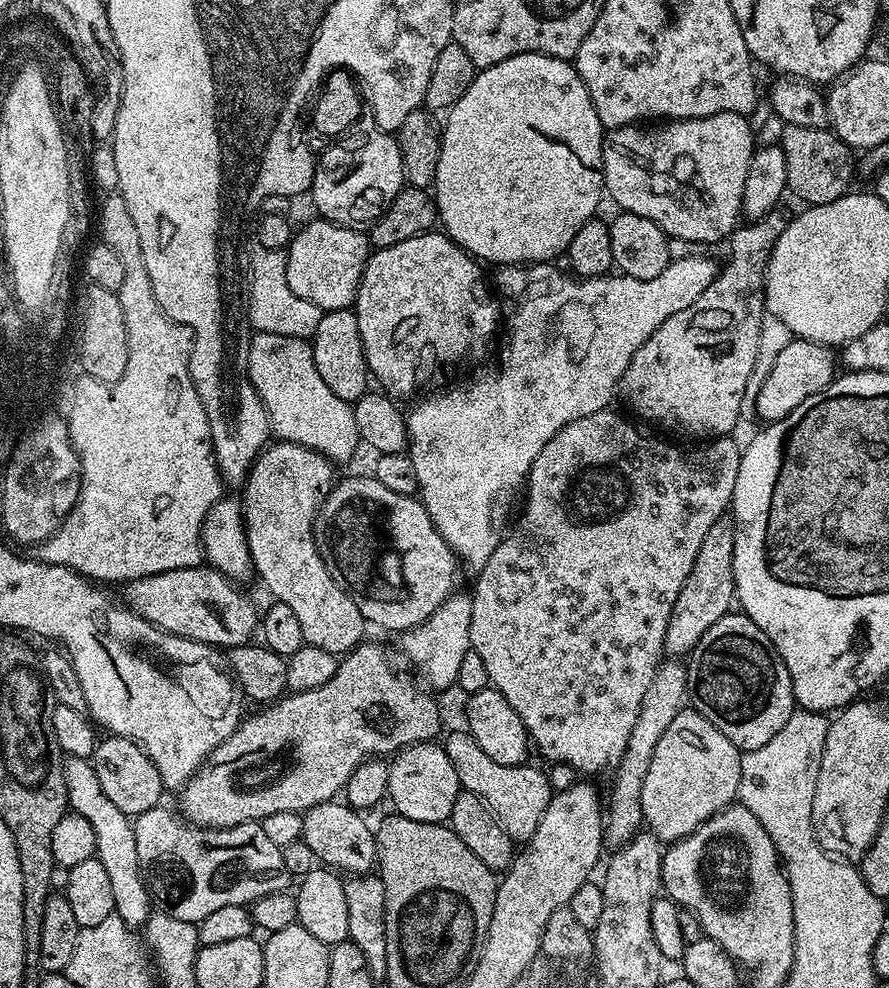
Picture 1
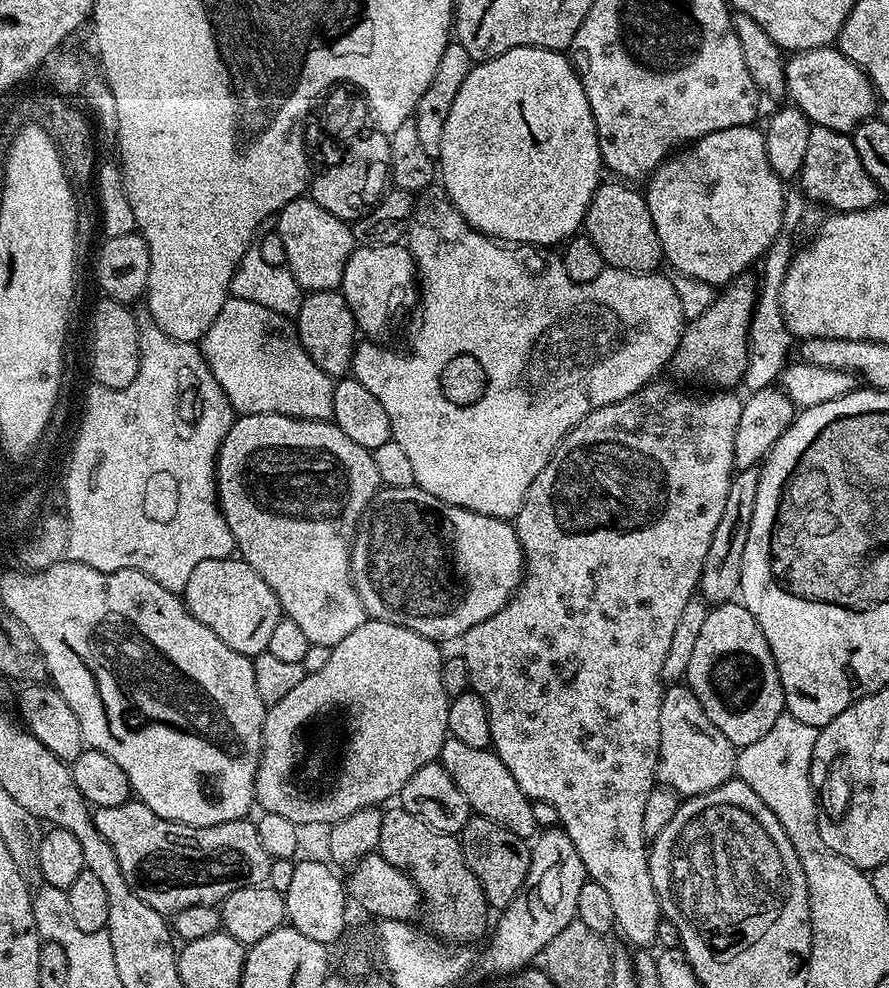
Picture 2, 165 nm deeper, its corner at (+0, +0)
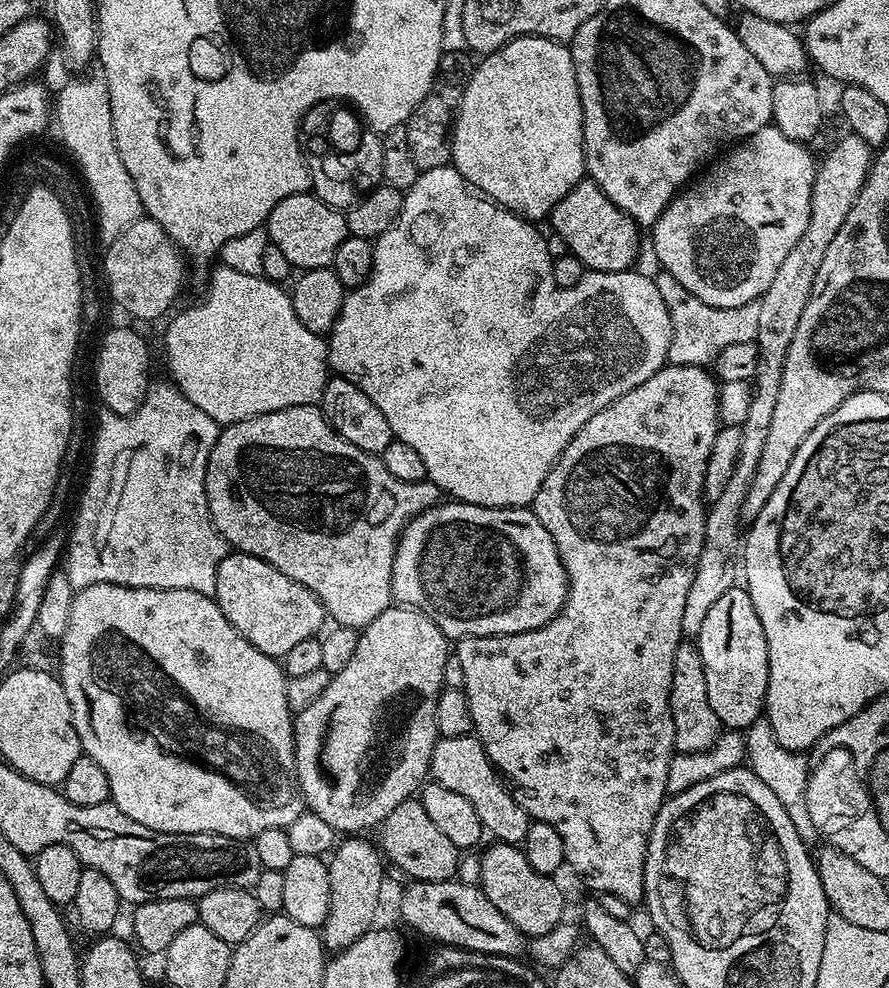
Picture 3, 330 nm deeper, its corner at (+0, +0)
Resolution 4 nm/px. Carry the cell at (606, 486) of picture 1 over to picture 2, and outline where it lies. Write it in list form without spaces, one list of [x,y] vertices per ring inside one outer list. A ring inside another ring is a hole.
[[[660,383],[646,384],[643,388],[639,388],[633,396],[627,396],[610,406],[602,406],[598,410],[594,410],[585,420],[578,422],[578,426],[571,428],[567,436],[565,436],[564,442],[557,446],[555,454],[550,458],[550,462],[546,462],[542,474],[538,474],[538,478],[534,478],[534,482],[522,502],[522,510],[514,518],[518,542],[522,546],[526,561],[524,566],[525,577],[520,581],[520,586],[517,588],[516,593],[512,595],[512,601],[505,608],[498,610],[498,614],[486,618],[486,622],[478,622],[478,626],[471,628],[462,638],[462,645],[464,644],[462,655],[466,660],[466,667],[469,671],[470,688],[471,691],[476,692],[484,699],[484,705],[488,711],[488,721],[490,722],[490,734],[492,735],[491,747],[494,749],[496,756],[504,763],[506,770],[510,770],[510,774],[514,774],[514,782],[518,782],[518,786],[522,786],[522,794],[526,794],[529,800],[533,802],[545,800],[547,804],[554,806],[554,810],[558,810],[559,827],[564,829],[564,832],[570,838],[570,842],[574,842],[574,850],[578,850],[578,858],[582,858],[582,866],[586,870],[588,879],[598,882],[598,886],[604,887],[606,895],[610,897],[610,906],[614,909],[618,932],[621,932],[630,943],[637,944],[635,947],[640,950],[648,950],[655,945],[656,935],[658,934],[658,922],[662,918],[660,899],[654,890],[654,882],[650,878],[650,866],[648,865],[649,849],[646,847],[646,837],[642,830],[642,814],[646,811],[646,798],[650,798],[650,790],[657,787],[658,784],[656,767],[660,761],[660,715],[662,714],[662,698],[666,687],[666,681],[660,677],[662,674],[662,662],[666,662],[666,653],[670,650],[670,641],[674,638],[674,629],[678,627],[678,618],[681,616],[682,610],[686,610],[686,602],[693,599],[694,593],[697,591],[700,575],[702,574],[702,562],[706,562],[706,550],[710,550],[710,538],[714,538],[714,529],[718,527],[718,521],[722,519],[722,510],[726,507],[726,494],[730,490],[730,482],[736,468],[736,463],[734,462],[734,434],[738,434],[738,418],[742,418],[742,406],[744,405],[744,400],[741,397],[736,397],[737,393],[732,390],[716,390],[708,394],[712,396],[696,397],[687,396],[686,393],[679,392],[672,384]]]

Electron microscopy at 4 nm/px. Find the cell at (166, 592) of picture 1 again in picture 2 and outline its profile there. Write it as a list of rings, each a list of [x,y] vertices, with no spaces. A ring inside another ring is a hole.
[[[210,558],[206,562],[198,562],[194,574],[190,574],[190,582],[186,582],[182,599],[202,626],[214,630],[230,650],[249,658],[267,652],[270,637],[282,618],[274,590],[270,590],[260,575],[239,558]]]

